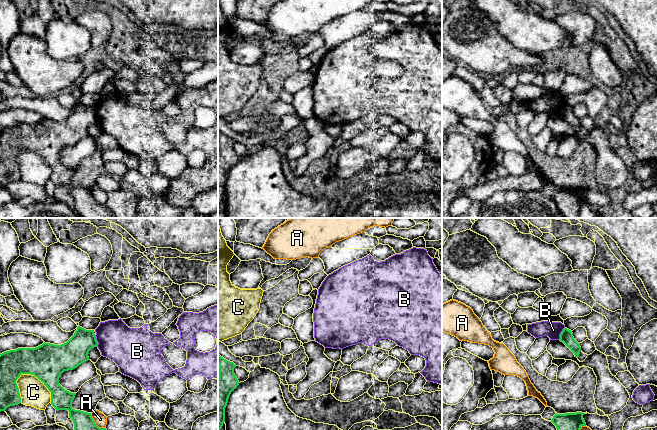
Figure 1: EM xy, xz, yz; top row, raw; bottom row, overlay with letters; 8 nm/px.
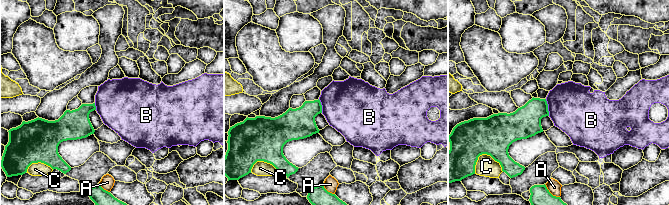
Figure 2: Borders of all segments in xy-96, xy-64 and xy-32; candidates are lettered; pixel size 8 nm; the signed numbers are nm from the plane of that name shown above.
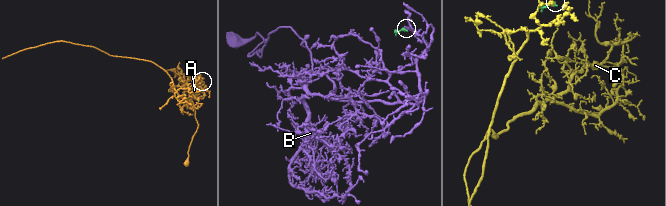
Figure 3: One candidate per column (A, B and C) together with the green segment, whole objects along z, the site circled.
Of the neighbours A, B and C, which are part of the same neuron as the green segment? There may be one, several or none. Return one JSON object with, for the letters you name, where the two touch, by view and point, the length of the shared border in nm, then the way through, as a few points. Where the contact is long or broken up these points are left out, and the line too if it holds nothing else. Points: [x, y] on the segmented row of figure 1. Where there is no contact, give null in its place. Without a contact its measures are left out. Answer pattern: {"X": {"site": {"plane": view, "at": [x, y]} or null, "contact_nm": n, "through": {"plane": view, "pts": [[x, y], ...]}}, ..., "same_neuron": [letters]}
{"same_neuron": []}

